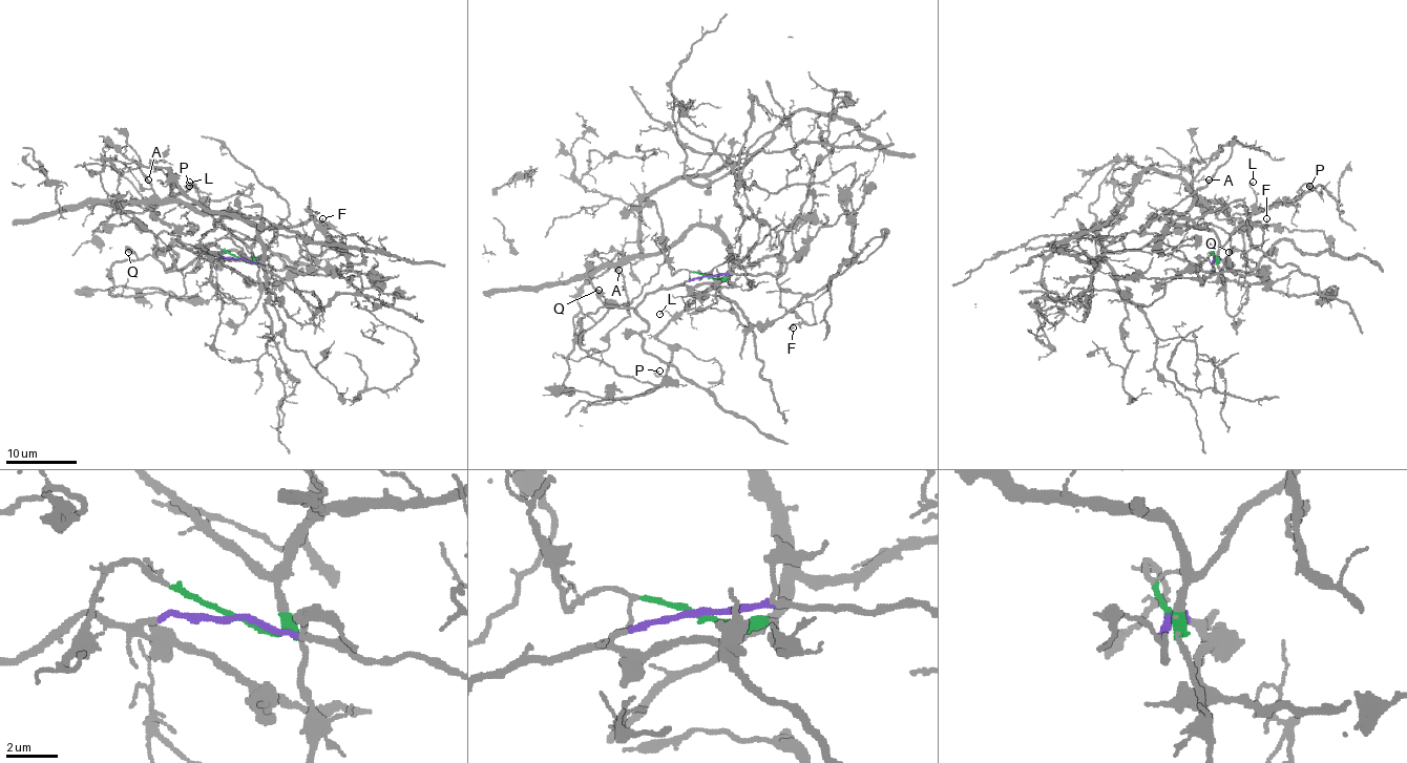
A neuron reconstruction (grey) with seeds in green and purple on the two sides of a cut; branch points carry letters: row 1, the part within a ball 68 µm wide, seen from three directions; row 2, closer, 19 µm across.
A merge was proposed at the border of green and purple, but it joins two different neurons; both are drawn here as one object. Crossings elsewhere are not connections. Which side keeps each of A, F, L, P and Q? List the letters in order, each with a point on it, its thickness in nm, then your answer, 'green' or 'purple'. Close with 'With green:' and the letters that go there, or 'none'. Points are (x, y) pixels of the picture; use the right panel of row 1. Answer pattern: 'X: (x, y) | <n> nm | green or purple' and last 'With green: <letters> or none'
A: (1209, 179) | 110 nm | green
F: (1266, 218) | 90 nm | green
L: (1253, 182) | 150 nm | green
P: (1309, 186) | 130 nm | green
Q: (1229, 252) | 600 nm | purple
With green: A, F, L, P

